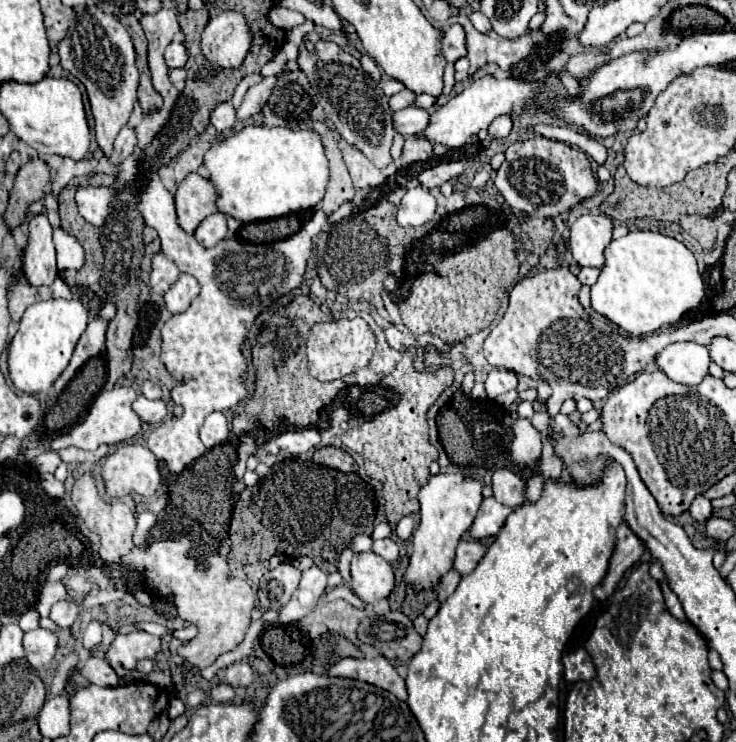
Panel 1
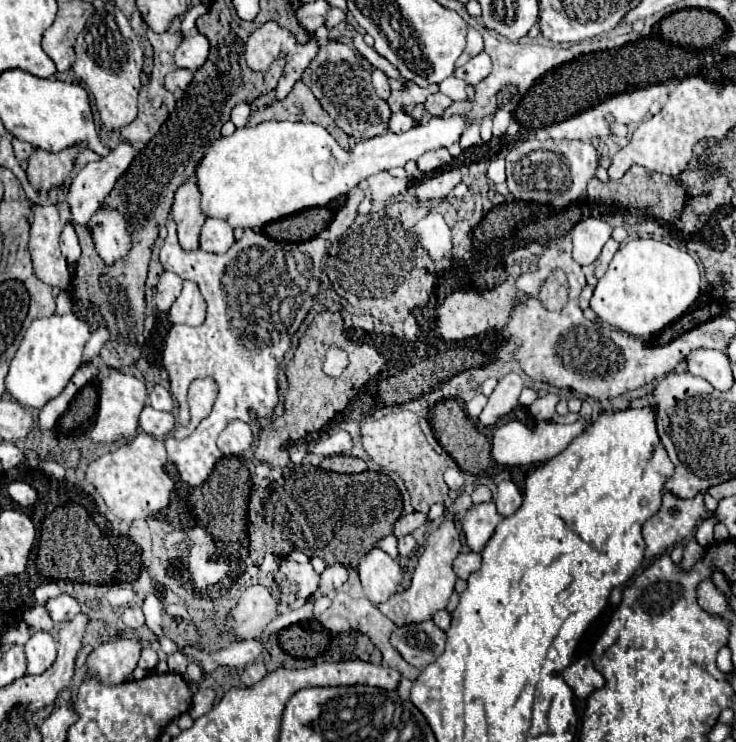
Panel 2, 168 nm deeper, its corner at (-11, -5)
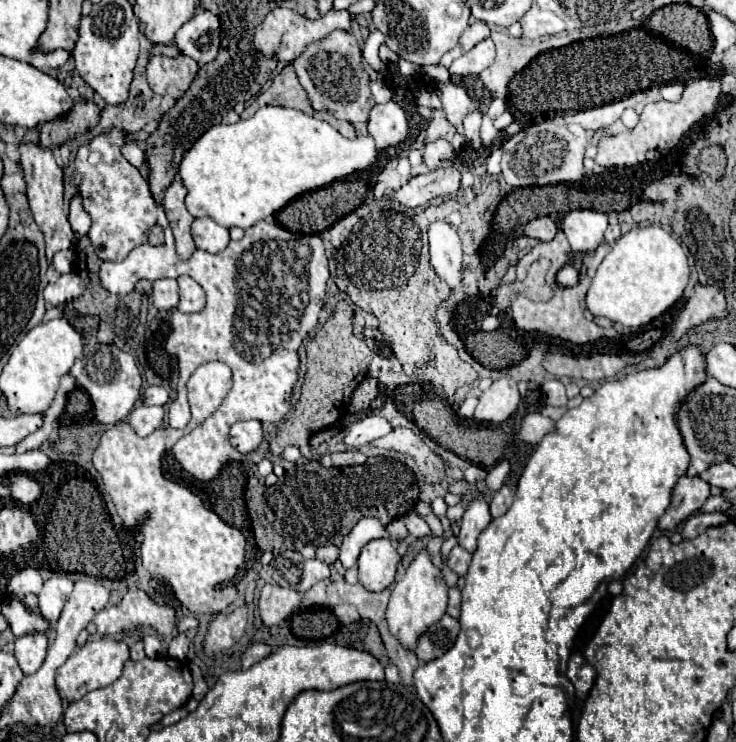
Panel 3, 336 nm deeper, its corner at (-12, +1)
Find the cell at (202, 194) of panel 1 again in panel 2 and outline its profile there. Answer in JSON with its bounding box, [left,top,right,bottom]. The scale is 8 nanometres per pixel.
[171,183,205,249]

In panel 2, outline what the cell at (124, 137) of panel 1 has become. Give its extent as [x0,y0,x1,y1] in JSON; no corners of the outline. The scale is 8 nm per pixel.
[67,141,135,225]

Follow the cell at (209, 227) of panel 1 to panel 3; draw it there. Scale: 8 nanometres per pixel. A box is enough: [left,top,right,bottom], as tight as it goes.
[192,217,230,253]

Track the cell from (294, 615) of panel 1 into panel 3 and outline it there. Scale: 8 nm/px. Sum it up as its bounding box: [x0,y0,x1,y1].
[340,517,390,569]

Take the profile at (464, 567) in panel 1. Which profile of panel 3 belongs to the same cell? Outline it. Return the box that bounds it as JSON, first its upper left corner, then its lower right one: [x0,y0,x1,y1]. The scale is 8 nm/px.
[446,545,472,577]

